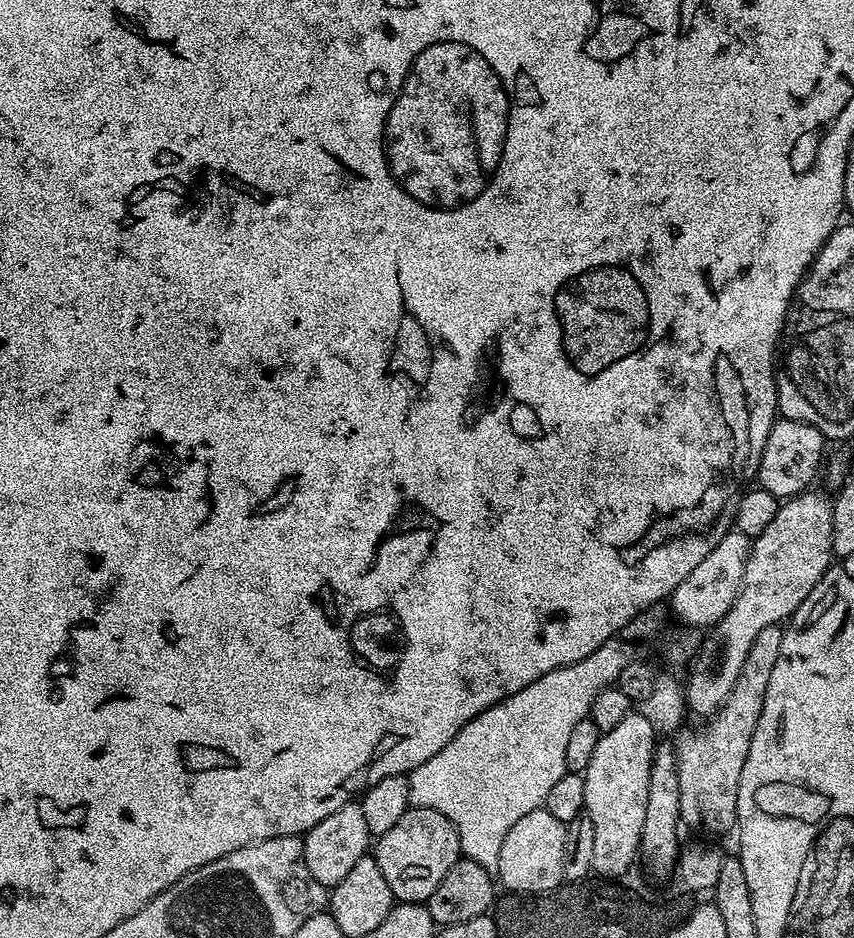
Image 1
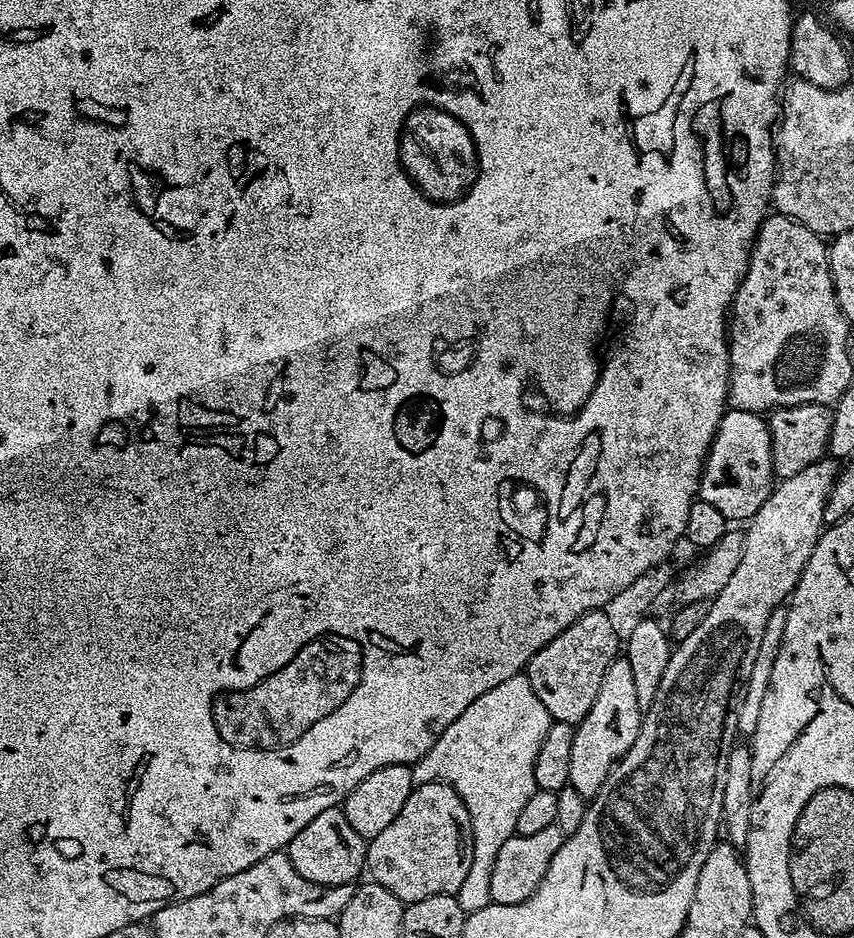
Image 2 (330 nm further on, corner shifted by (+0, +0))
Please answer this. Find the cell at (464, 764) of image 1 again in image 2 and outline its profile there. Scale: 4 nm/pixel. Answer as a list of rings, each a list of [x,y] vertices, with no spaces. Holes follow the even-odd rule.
[[[527,674],[506,678],[494,690],[486,690],[482,698],[474,698],[442,730],[438,742],[411,765],[413,785],[450,785],[470,814],[474,854],[466,882],[454,894],[466,914],[492,903],[490,870],[494,870],[494,858],[498,858],[498,850],[502,850],[506,838],[516,835],[520,811],[530,794],[538,790],[534,782],[534,758],[538,758],[538,750],[542,750],[542,741],[553,722],[546,706],[538,702],[538,694],[534,694]]]

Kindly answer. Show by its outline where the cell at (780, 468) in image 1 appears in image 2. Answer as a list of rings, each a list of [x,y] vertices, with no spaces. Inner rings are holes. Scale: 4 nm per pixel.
[[[729,407],[718,422],[708,457],[704,459],[699,499],[710,502],[730,522],[747,522],[762,510],[762,502],[770,498],[775,476],[767,419],[759,412]]]

